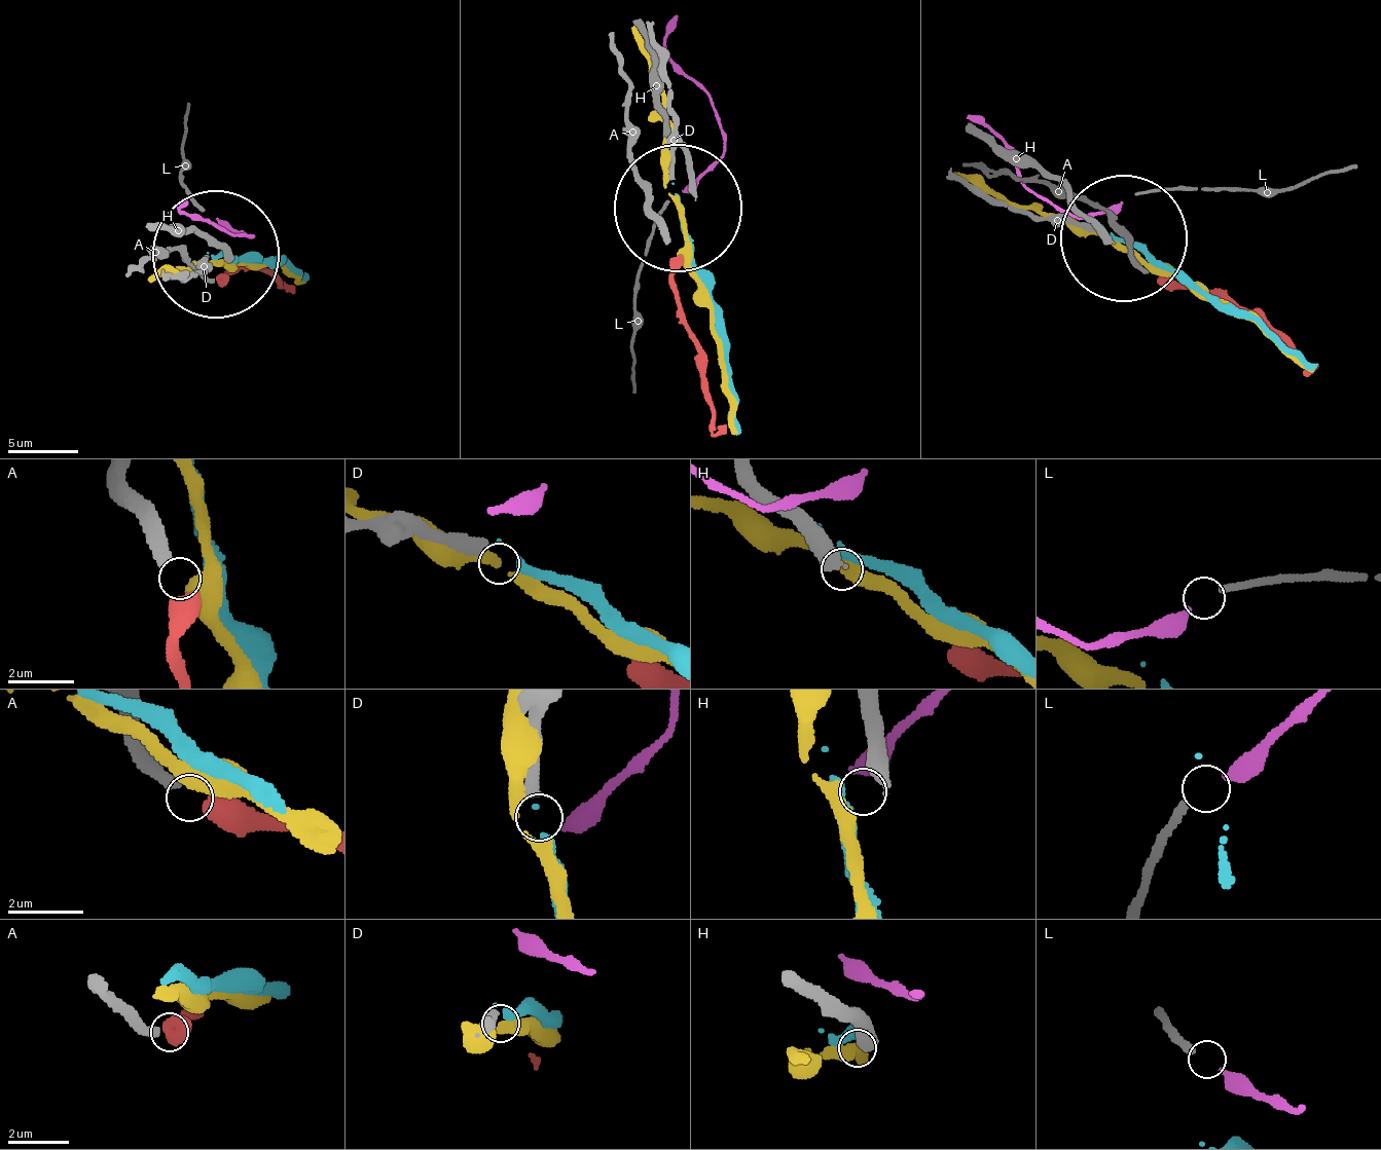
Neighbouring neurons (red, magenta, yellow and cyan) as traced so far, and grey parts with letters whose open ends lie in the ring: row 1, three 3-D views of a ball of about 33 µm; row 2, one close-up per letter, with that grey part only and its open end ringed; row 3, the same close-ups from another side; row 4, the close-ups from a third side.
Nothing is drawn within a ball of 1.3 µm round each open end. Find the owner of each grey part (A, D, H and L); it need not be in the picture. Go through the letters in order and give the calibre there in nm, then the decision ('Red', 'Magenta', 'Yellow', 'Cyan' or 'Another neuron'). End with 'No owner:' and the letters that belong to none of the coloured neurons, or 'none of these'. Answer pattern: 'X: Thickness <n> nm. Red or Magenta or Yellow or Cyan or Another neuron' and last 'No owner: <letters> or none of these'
A: Thickness 360 nm. Red
D: Thickness 420 nm. Cyan
H: Thickness 480 nm. Another neuron
L: Thickness 200 nm. Magenta
No owner: H

